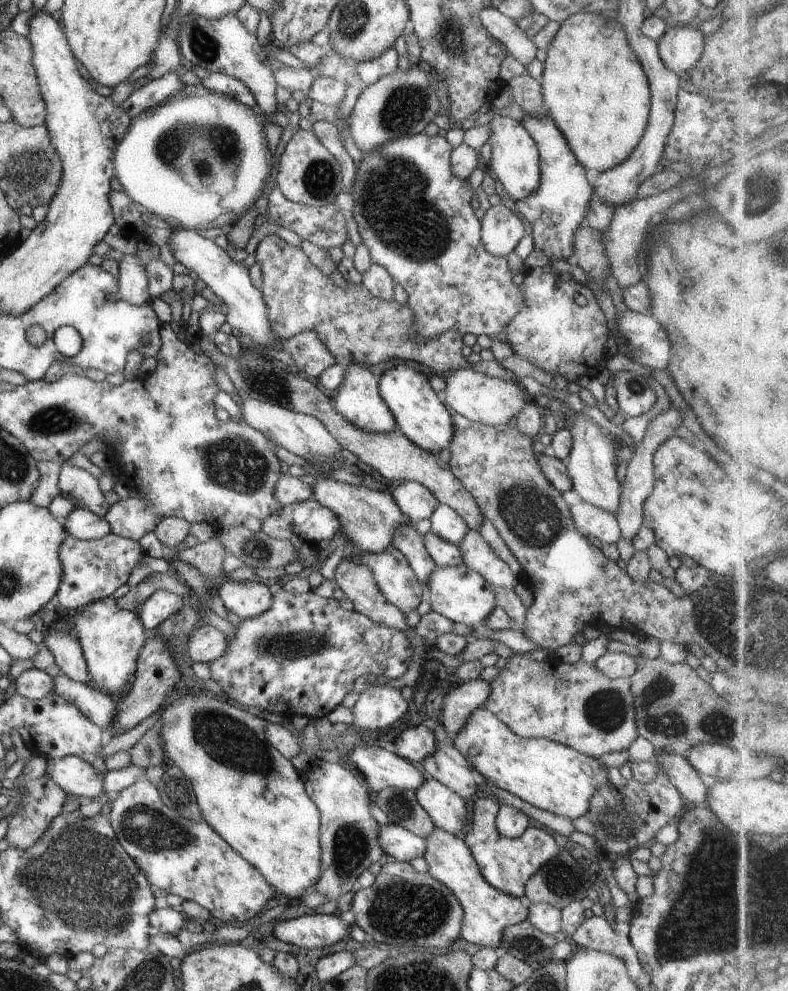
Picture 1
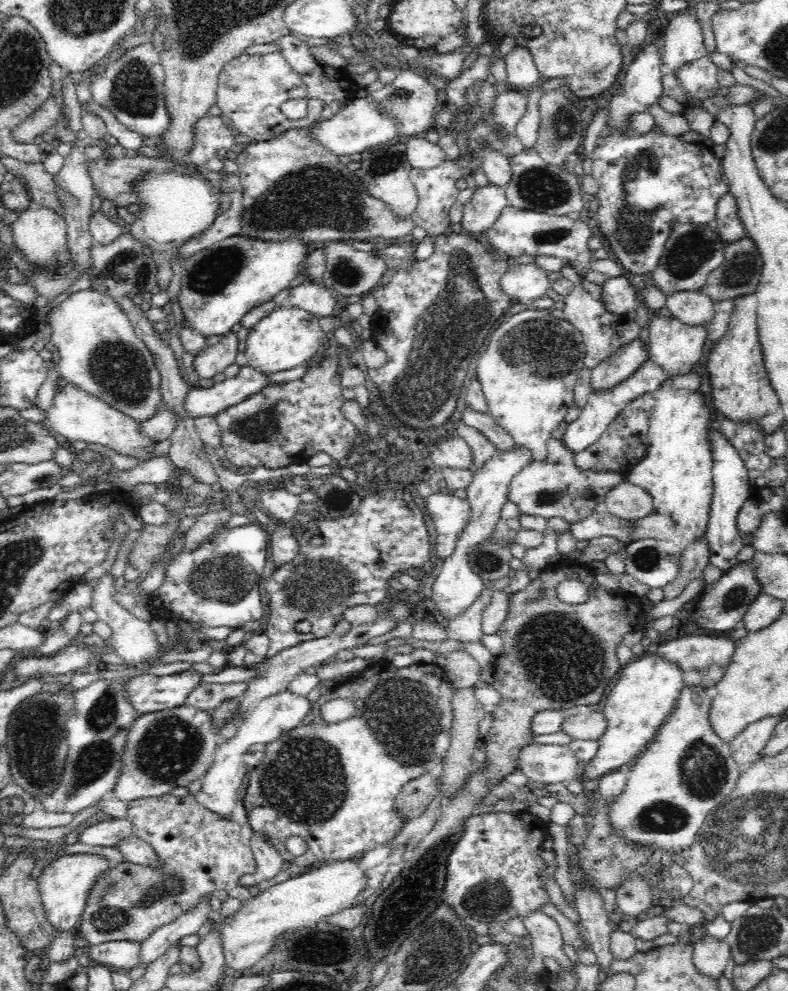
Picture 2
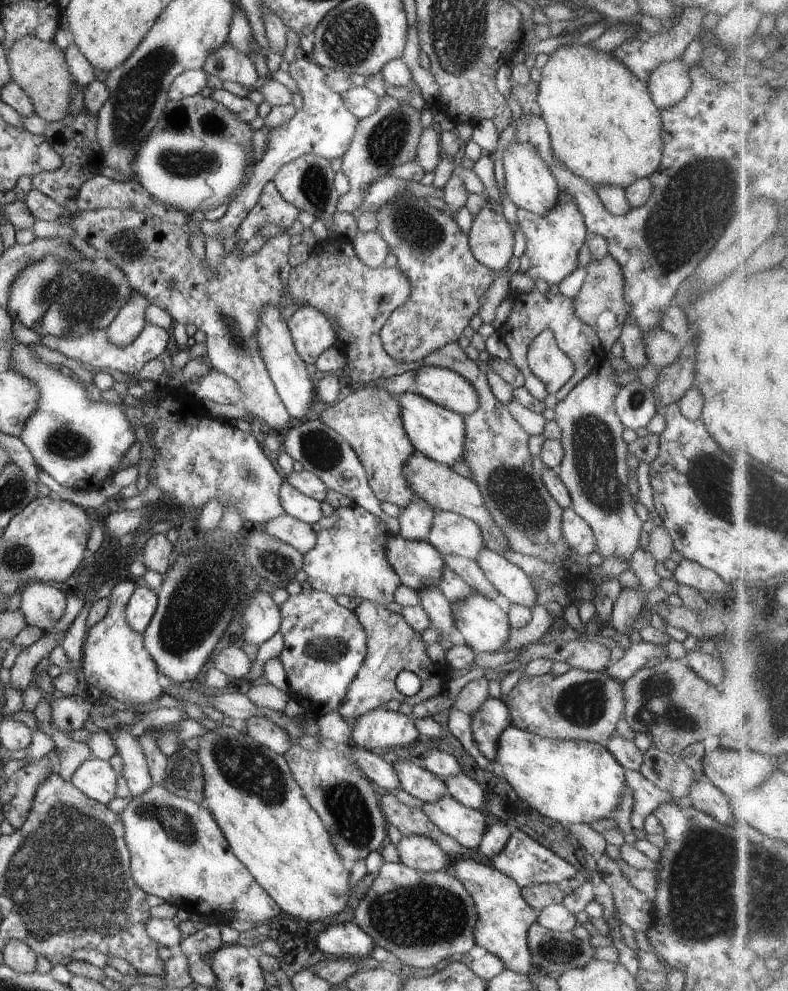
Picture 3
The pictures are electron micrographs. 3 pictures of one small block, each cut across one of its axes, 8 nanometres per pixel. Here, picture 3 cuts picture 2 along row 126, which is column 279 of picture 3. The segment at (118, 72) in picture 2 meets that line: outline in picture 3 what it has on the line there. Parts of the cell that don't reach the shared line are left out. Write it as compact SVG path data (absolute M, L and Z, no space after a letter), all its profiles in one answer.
M308 58L294 59L289 63L288 72L302 91L302 109L295 111L294 116L286 124L269 132L267 151L263 153L258 164L252 165L249 178L245 179L239 192L231 199L225 215L216 222L204 219L200 223L198 230L204 234L205 240L212 236L216 240L225 241L235 234L243 218L246 218L247 212L257 203L264 185L273 180L275 172L278 172L283 164L306 153L314 153L330 162L339 156L344 156L355 136L359 118L346 108L341 94L330 90L326 84L325 78L329 71Z

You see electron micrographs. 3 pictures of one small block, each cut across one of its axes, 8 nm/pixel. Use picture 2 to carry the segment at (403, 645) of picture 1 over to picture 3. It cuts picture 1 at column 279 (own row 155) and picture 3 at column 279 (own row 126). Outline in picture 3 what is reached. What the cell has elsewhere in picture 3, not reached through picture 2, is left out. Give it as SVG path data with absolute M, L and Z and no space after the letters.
M316 589L301 591L290 595L284 603L279 604L281 610L281 625L279 633L283 636L282 652L277 656L285 668L288 683L288 694L296 700L306 713L316 718L328 713L336 713L342 699L347 696L347 688L354 680L367 655L367 634L360 624L354 610L347 609L337 603L337 600L327 592Z

